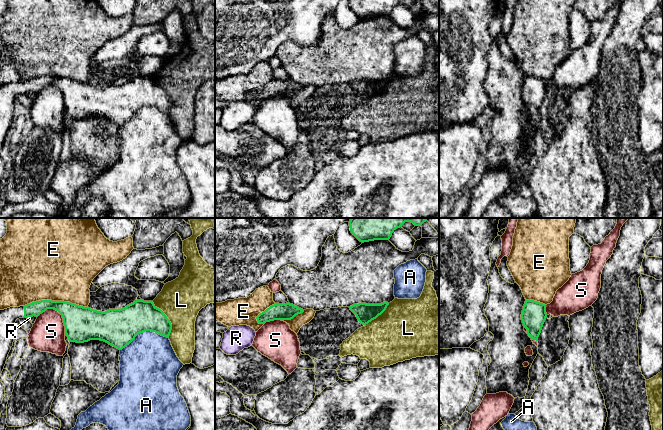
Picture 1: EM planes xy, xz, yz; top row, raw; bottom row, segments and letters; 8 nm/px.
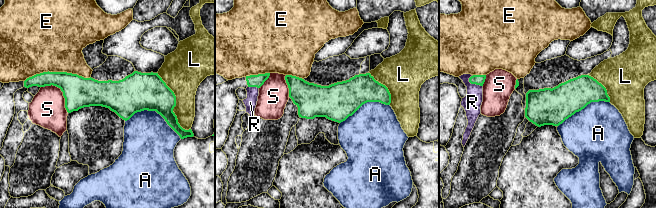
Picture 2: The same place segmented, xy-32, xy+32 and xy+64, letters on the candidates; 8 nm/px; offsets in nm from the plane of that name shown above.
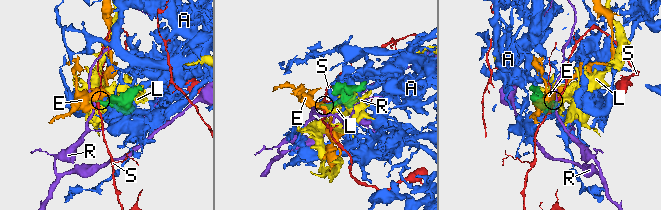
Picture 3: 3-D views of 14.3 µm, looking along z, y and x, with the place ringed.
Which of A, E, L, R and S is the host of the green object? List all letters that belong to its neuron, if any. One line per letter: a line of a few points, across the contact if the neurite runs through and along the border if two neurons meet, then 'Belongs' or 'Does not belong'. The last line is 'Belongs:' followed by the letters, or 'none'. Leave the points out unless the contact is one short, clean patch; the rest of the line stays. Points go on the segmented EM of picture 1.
A: Does not belong
E: Does not belong
L: Does not belong
R: Line: xy (30, 316), (27, 318). Does not belong
S: Line: xy (37, 316), (47, 309), (55, 309), (61, 315), (65, 333). Does not belong
Belongs: none

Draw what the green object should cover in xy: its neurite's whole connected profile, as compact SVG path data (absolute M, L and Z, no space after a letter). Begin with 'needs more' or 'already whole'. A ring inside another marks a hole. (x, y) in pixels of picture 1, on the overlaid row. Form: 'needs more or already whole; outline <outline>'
needs more; outline M41 300L25 306L0 310L0 375L13 346L15 322L19 318L38 317L47 309L58 311L63 318L69 342L100 340L122 350L145 331L169 338L172 324L152 301L136 300L121 309L105 312L70 302Z

